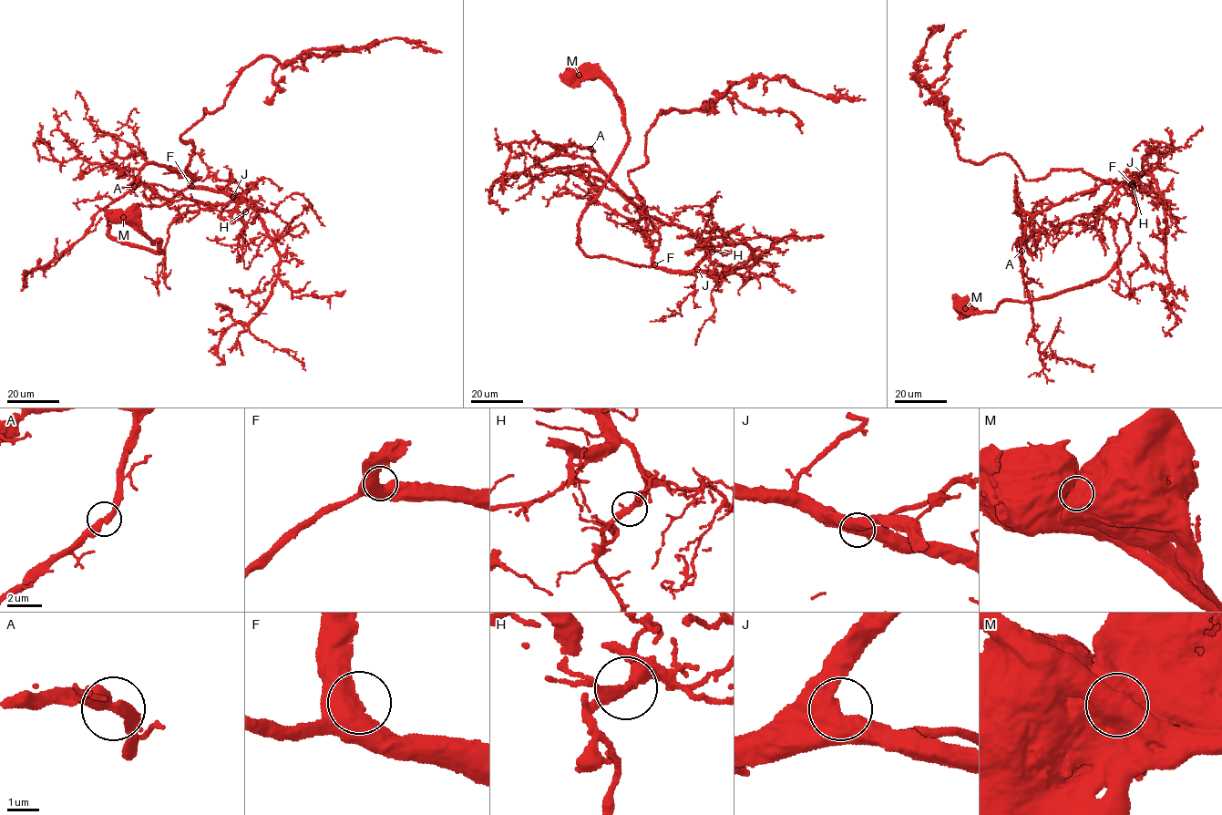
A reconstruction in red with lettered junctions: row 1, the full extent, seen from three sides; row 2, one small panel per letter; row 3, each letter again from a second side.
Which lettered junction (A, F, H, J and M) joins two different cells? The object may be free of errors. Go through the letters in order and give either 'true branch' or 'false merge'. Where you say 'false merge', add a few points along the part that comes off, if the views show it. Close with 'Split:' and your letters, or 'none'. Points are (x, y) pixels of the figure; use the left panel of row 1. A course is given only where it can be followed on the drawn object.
A: true branch
F: true branch
H: true branch
J: true branch
M: false merge; course (122, 217), (133, 221), (153, 244), (160, 239), (159, 249), (160, 252), (112, 239), (107, 232), (111, 224)
Split: M

